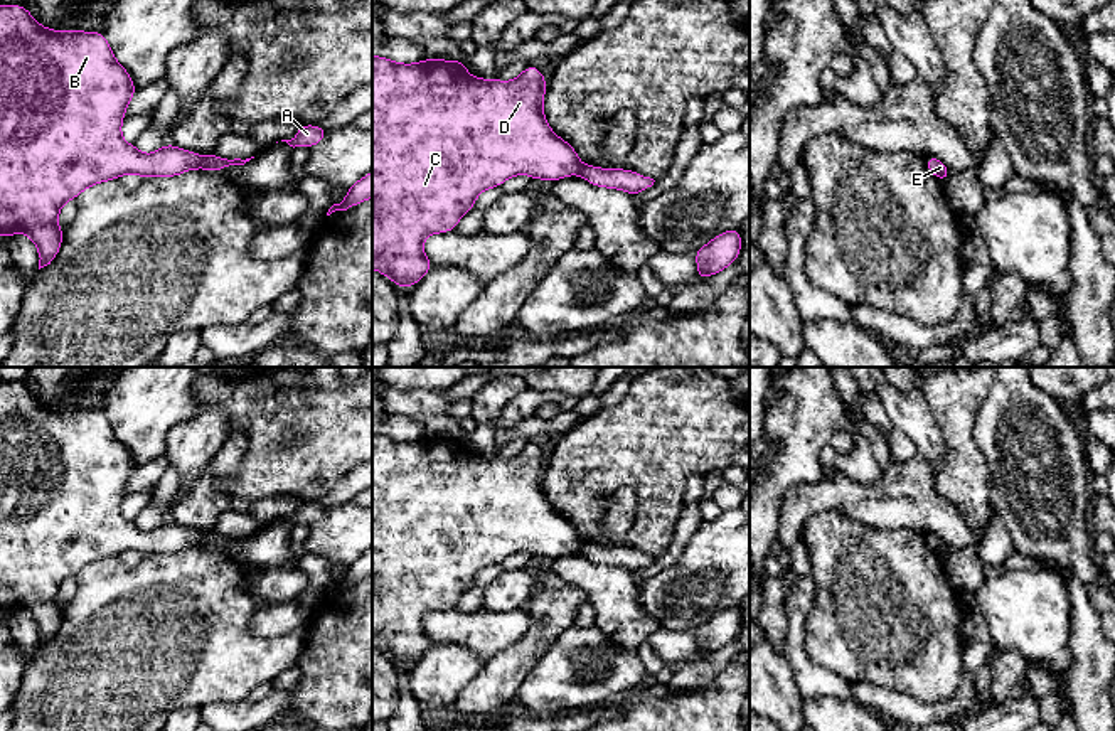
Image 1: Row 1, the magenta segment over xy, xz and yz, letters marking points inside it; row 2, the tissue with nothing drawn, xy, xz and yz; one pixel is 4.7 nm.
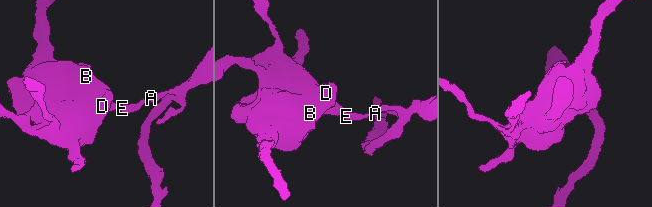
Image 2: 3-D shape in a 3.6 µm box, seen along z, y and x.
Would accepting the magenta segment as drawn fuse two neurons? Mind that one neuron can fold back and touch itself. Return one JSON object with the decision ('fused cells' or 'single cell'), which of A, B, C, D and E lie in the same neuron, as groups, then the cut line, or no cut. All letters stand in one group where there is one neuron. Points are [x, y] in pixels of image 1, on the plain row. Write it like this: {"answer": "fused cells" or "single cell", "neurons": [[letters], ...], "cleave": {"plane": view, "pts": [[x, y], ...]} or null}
{"answer": "fused cells", "neurons": [["A", "E"], ["B", "C", "D"]], "cleave": {"plane": "xy", "pts": [[206, 534], [199, 544]]}}

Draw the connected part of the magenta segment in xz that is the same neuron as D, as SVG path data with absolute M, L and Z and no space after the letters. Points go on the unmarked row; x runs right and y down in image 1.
M372 433L372 645L394 662L411 665L433 645L423 630L429 611L451 610L460 595L475 584L475 574L507 556L525 551L556 559L579 552L583 541L573 522L547 502L542 478L547 458L529 441L520 453L504 460L480 456L467 450L465 438L423 436L399 441Z

